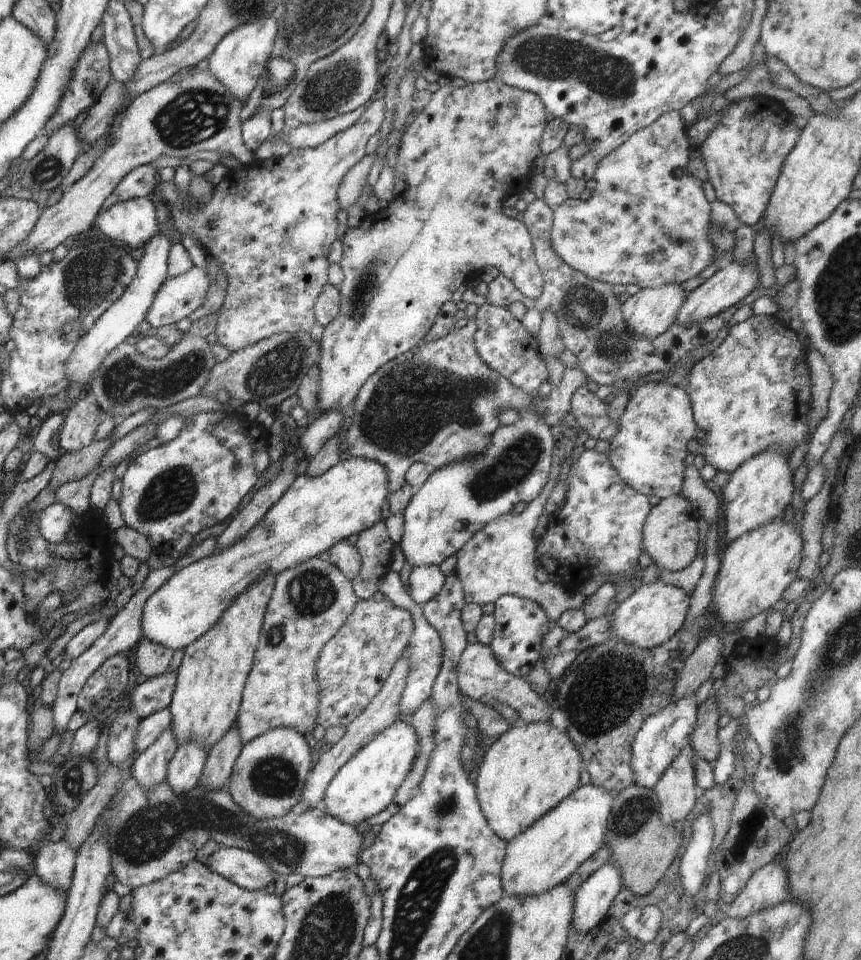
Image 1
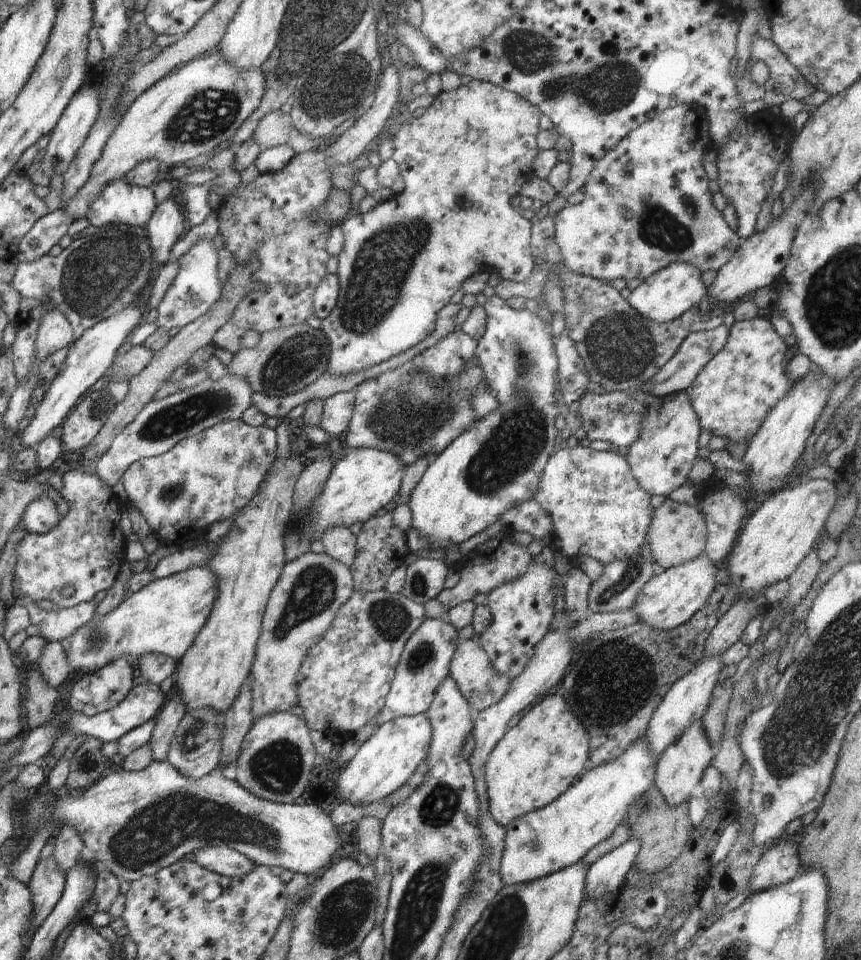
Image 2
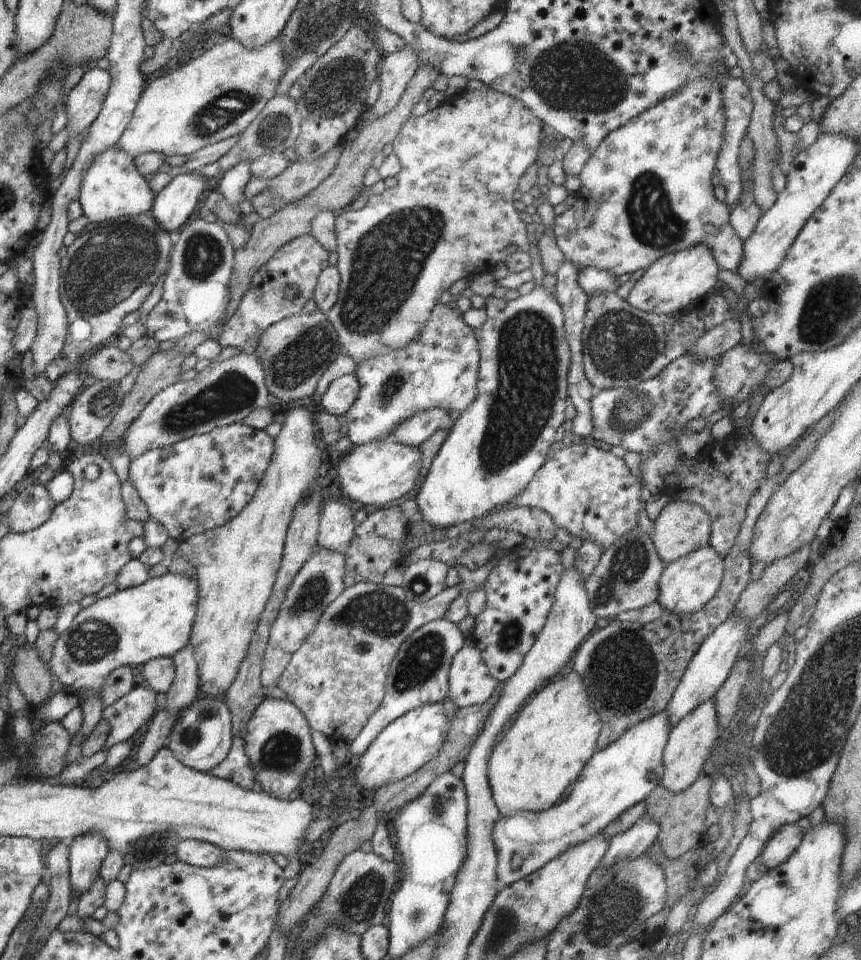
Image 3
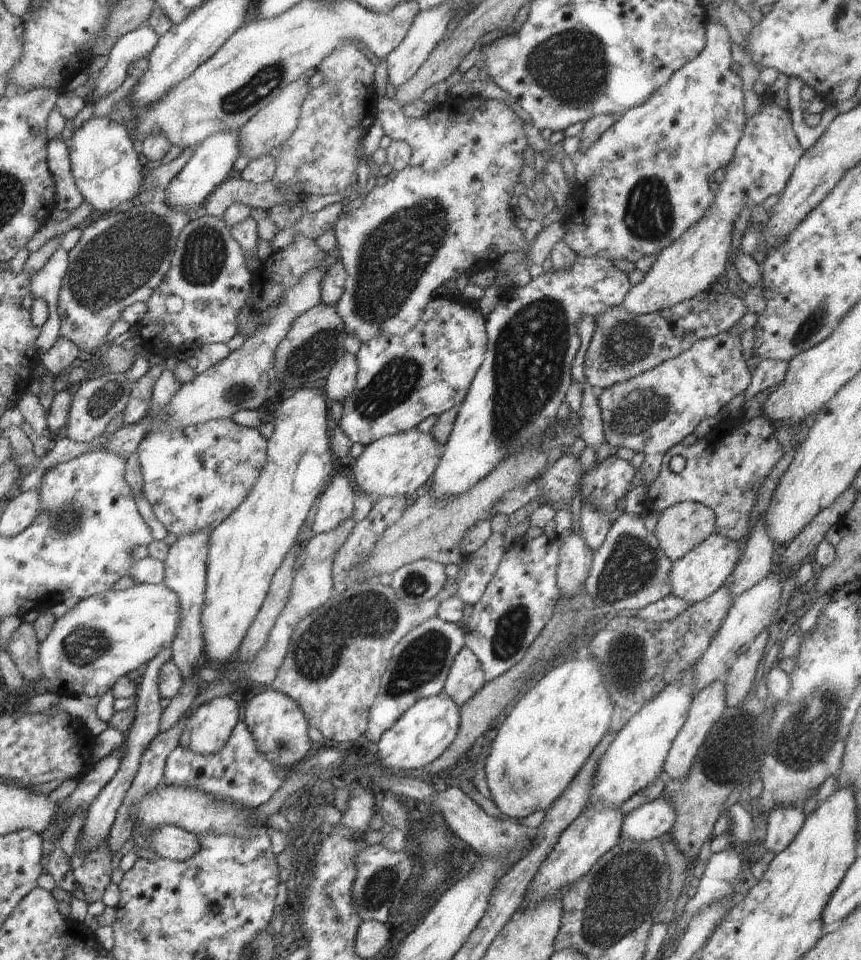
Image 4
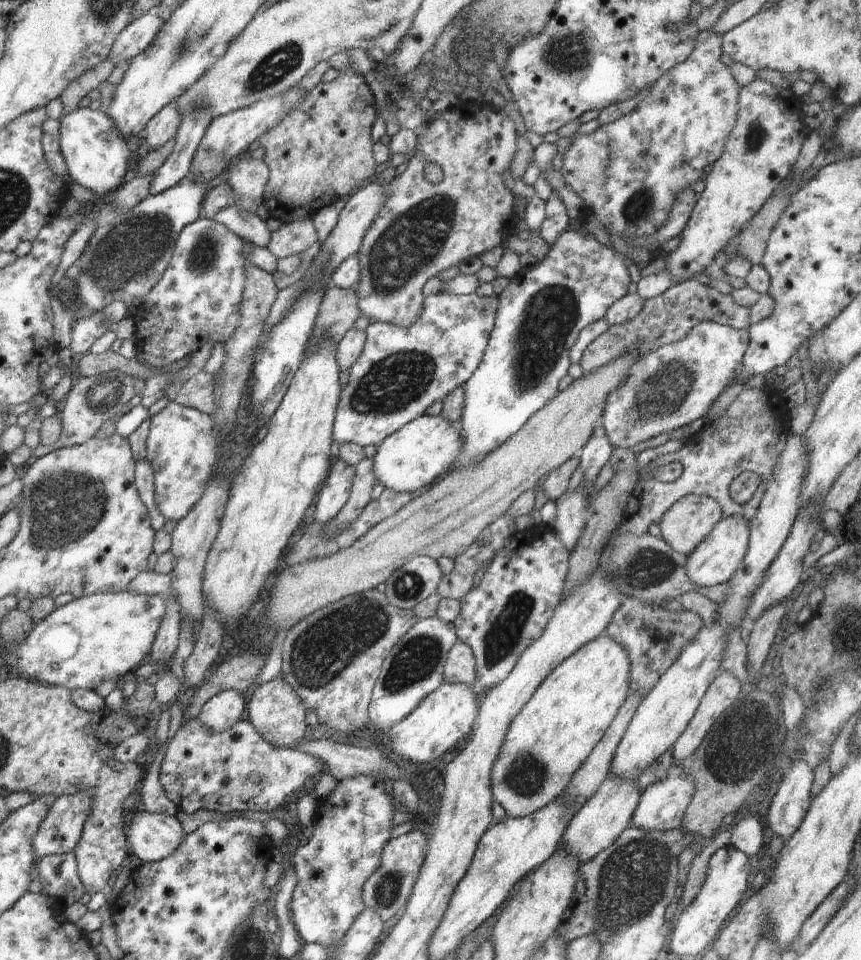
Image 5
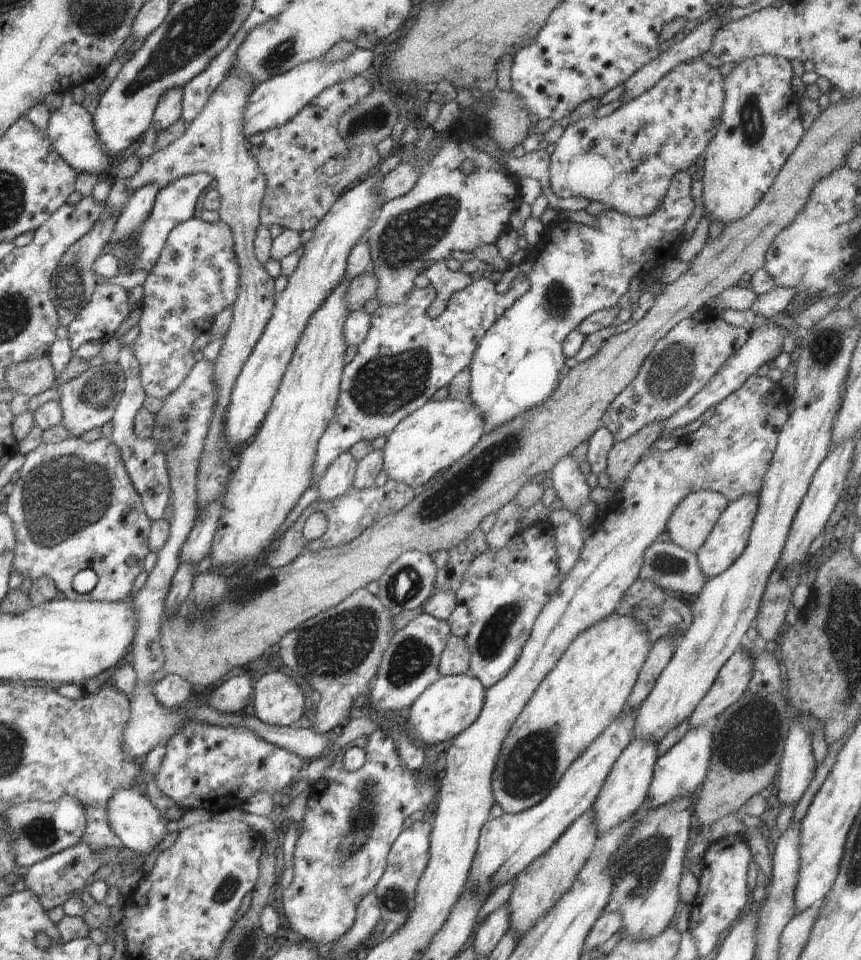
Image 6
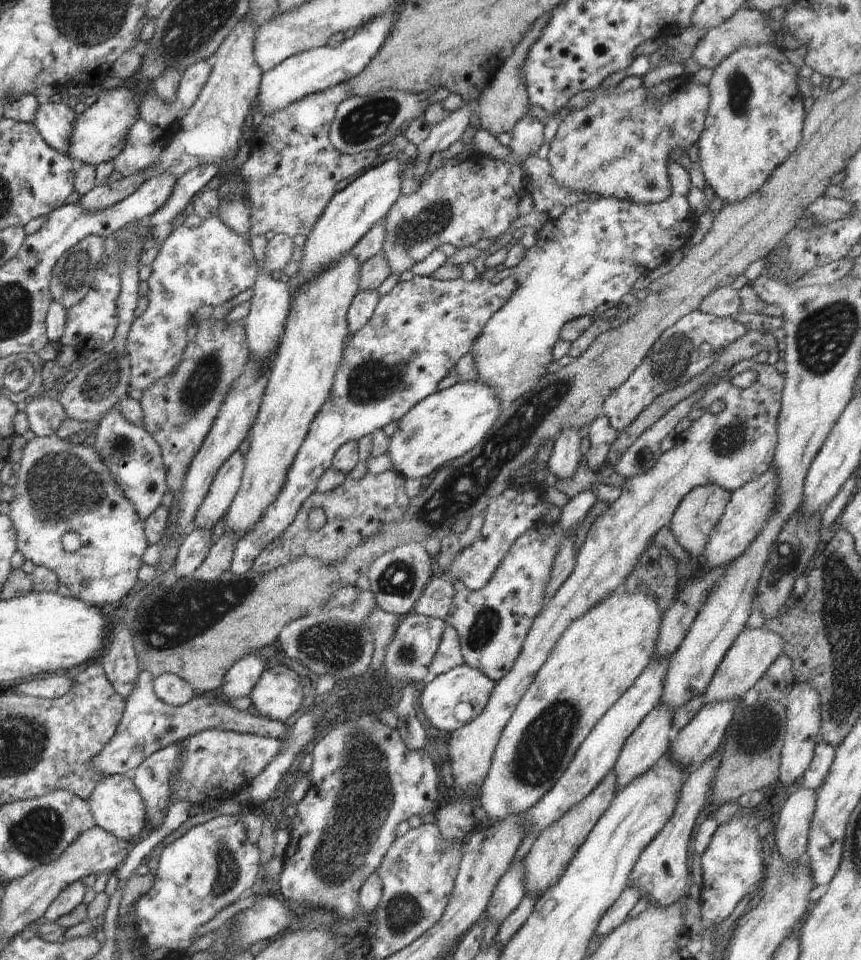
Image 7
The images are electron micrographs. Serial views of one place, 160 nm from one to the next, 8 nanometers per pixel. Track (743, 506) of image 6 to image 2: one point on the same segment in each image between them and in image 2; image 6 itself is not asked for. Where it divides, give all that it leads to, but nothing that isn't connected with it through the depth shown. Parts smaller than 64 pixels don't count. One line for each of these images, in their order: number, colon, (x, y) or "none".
2: (668, 599)
3: (687, 584)
4: (694, 577)
5: (714, 561)

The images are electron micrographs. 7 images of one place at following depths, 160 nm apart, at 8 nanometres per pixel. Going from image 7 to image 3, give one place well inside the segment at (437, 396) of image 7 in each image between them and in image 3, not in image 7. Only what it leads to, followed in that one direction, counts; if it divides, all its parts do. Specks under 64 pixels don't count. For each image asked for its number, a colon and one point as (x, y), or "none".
3: (374, 473)
4: (399, 464)
5: (415, 456)
6: (427, 441)

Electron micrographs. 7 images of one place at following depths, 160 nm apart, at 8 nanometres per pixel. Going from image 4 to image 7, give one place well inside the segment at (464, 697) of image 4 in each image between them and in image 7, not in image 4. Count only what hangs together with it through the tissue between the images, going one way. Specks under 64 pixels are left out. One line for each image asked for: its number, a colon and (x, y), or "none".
5: (460, 668)
6: (455, 658)
7: (448, 655)

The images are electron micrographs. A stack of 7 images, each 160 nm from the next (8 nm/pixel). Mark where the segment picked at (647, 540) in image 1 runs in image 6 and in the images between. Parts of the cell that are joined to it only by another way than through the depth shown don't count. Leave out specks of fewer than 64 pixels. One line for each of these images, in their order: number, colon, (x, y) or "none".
2: (677, 534)
3: (681, 527)
4: (680, 528)
5: (686, 523)
6: (694, 517)

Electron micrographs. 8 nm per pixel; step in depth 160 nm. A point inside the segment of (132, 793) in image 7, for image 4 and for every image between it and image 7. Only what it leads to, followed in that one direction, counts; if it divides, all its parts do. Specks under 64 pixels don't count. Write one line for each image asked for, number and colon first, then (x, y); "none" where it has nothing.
4: (170, 842)
5: (152, 837)
6: (140, 826)

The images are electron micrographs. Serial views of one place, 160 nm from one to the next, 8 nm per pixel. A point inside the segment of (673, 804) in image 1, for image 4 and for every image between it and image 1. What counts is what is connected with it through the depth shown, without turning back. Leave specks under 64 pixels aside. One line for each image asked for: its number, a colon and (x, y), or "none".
2: (680, 767)
3: (690, 743)
4: (708, 706)

